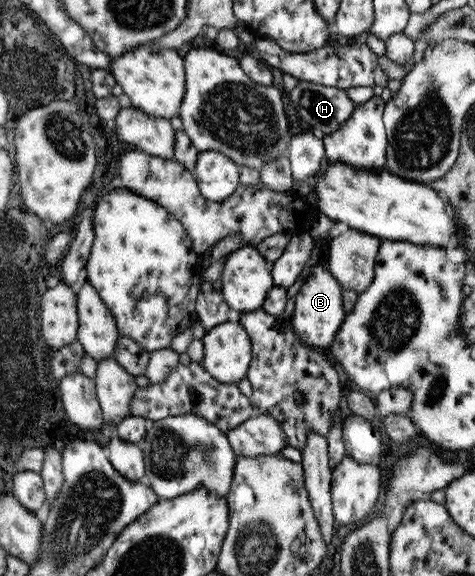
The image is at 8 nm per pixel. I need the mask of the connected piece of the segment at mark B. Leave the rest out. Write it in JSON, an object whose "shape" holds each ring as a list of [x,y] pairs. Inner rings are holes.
{"shape":[[[317,262],[310,266],[308,275],[302,280],[302,286],[295,293],[293,313],[289,318],[294,333],[303,346],[324,352],[330,341],[333,341],[334,334],[346,314],[342,307],[341,293],[341,286],[331,277],[329,271]]]}

